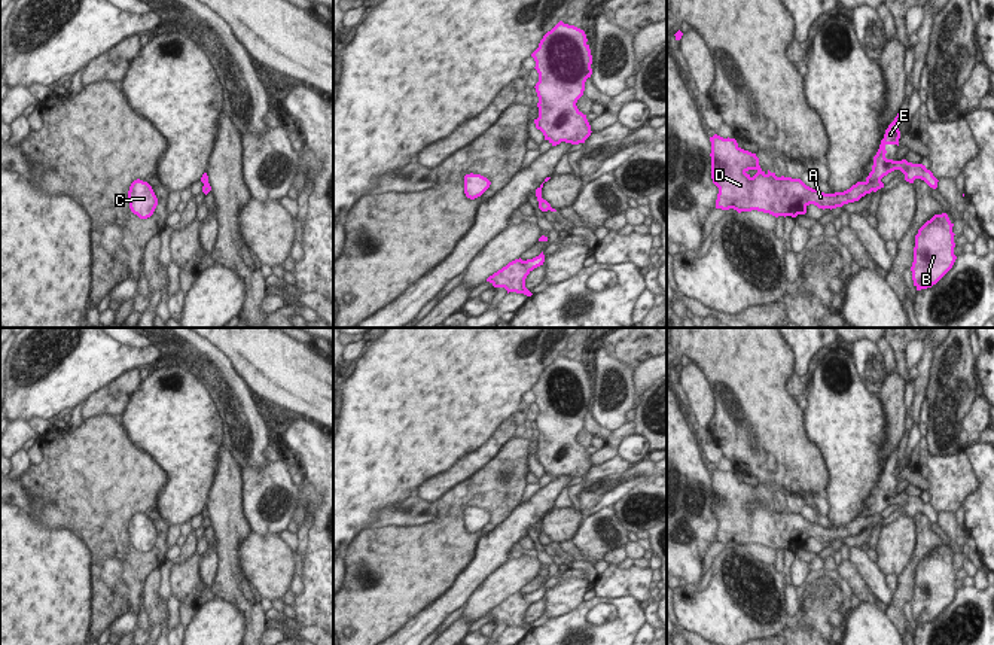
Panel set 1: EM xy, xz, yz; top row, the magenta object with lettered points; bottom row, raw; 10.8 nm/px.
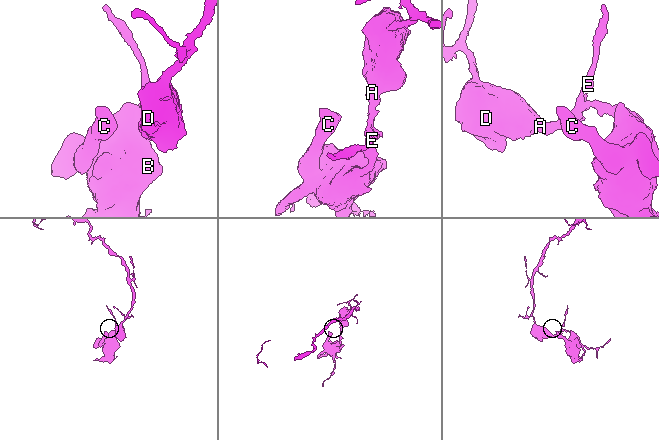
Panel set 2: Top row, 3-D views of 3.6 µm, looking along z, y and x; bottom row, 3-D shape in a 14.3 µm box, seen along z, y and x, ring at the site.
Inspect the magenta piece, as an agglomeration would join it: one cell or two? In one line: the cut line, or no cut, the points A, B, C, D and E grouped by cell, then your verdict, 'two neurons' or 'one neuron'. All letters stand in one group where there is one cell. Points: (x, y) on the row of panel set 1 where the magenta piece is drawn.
cut in yz along (880, 178), (866, 182); A D / B C E; two neurons

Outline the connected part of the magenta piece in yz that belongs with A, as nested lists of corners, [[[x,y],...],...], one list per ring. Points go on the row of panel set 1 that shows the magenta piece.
[[[714,134],[710,142],[711,179],[719,188],[716,209],[796,217],[805,215],[809,204],[832,210],[884,188],[881,179],[875,179],[857,182],[844,192],[824,194],[801,179],[777,177],[769,170],[765,173],[756,153],[741,149],[735,139]]]

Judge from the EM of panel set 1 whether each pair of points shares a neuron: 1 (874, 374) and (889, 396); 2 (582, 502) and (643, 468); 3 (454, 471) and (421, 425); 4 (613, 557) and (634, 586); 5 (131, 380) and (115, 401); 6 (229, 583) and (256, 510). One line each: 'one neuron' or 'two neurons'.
1: two neurons
2: one neuron
3: two neurons
4: two neurons
5: one neuron
6: two neurons

